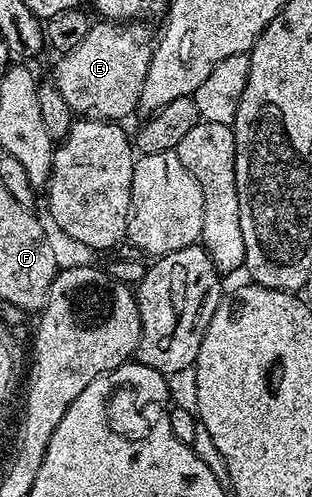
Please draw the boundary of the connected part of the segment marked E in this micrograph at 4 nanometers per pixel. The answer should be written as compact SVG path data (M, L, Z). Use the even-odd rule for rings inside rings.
M106 19L96 20L89 27L85 39L73 47L73 51L62 54L55 65L53 80L61 99L69 103L72 114L82 115L87 119L122 122L131 112L139 109L141 87L145 87L145 75L149 71L153 37L150 37L139 23L120 23Z

